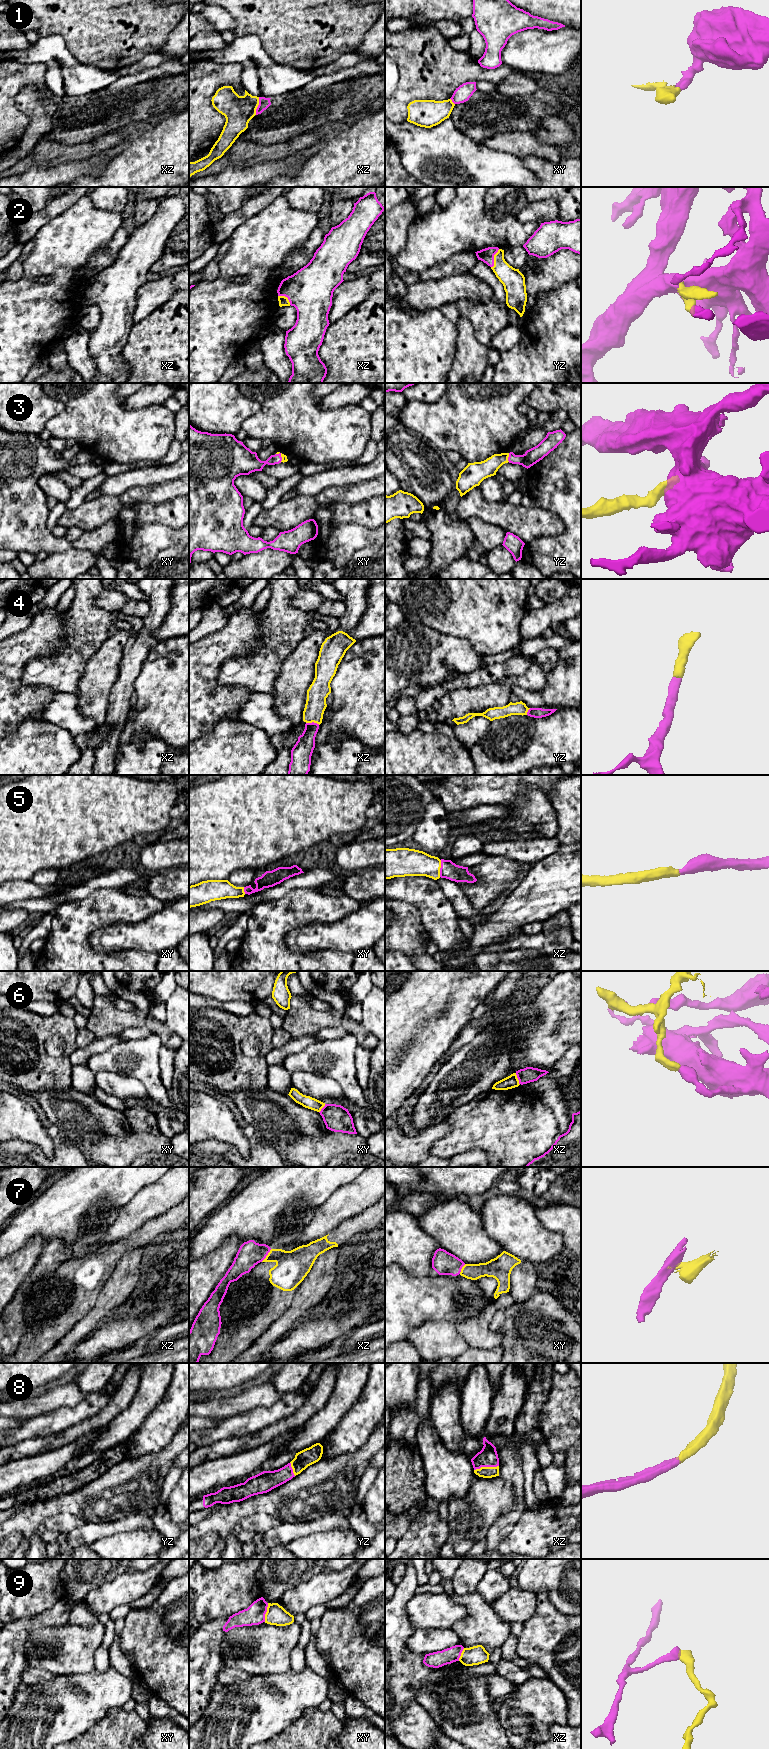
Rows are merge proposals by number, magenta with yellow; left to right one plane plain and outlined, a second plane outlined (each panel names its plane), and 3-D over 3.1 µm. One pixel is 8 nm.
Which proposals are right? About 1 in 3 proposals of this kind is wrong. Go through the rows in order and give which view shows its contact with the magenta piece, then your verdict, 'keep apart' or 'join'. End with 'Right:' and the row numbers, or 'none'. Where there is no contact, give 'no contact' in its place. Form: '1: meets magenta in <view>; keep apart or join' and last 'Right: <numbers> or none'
1: meets magenta in xz; keep apart
2: meets magenta in yz; join
3: meets magenta in yz; join
4: meets magenta in xz; join
5: meets magenta in xz; join
6: meets magenta in xz; keep apart
7: meets magenta in xz; keep apart
8: meets magenta in xz; join
9: meets magenta in xy; keep apart
Right: 2, 3, 4, 5, 8

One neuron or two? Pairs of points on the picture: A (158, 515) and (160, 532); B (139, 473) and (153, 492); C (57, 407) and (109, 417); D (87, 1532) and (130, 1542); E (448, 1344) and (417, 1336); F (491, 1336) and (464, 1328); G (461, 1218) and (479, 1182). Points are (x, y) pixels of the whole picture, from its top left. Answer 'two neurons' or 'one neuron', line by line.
A: two neurons
B: two neurons
C: two neurons
D: two neurons
E: one neuron
F: one neuron
G: two neurons

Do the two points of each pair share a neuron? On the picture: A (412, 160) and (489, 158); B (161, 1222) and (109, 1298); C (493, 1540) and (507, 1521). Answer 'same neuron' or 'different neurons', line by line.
A: same neuron
B: different neurons
C: same neuron

